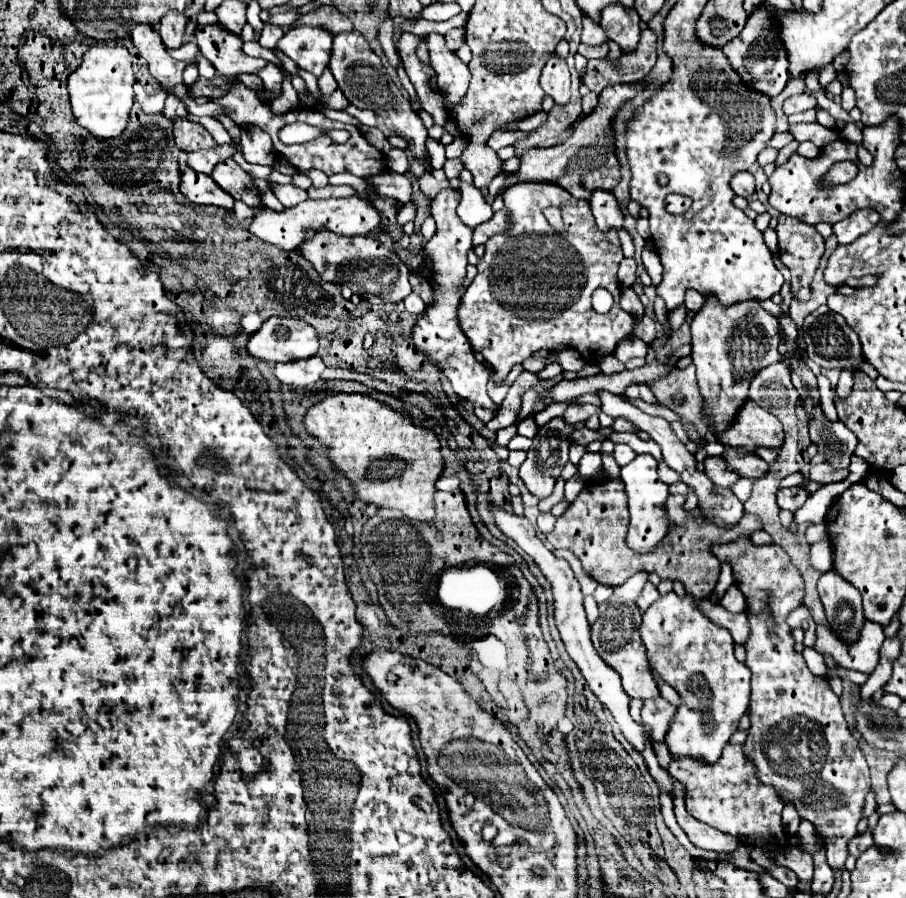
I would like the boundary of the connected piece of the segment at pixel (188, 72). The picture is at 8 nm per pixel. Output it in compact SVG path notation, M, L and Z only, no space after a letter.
M196 64L188 65L183 72L183 81L182 85L186 87L186 89L190 89L194 83L196 83L196 79L198 79L199 73Z

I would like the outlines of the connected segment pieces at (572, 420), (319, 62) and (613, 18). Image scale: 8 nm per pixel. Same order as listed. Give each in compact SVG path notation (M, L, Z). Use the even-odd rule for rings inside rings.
M570 405L564 413L562 413L562 417L566 419L566 423L570 423L570 425L576 425L576 423L584 423L588 417L592 417L592 415L600 415L600 407L596 407L596 405Z
M300 25L284 33L278 41L278 49L296 61L304 71L320 77L332 53L332 33L324 31L324 27Z
M612 3L612 7L604 7L600 17L600 27L612 39L620 45L622 51L632 51L638 45L640 39L640 17L636 9L620 7L618 3Z

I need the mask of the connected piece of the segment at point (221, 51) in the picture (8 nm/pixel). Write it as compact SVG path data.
M200 25L196 29L196 43L200 53L216 67L224 77L236 77L242 73L260 73L268 61L256 59L244 53L244 39L224 31L220 25Z

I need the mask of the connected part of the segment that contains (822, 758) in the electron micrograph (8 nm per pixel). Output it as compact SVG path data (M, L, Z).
M740 535L740 537L738 537L736 541L732 541L732 543L716 545L714 546L714 551L716 551L716 555L718 555L720 561L730 561L730 563L732 563L734 577L736 577L736 585L740 587L740 591L744 593L744 597L746 597L746 601L748 601L748 611L746 611L746 615L748 615L752 633L750 633L750 639L748 639L748 643L746 643L744 647L746 647L746 665L748 665L748 669L752 671L752 697L750 697L750 733L748 733L748 739L746 739L746 743L744 743L744 751L746 751L746 755L756 763L760 781L772 785L772 787L780 793L780 797L782 797L786 803L792 801L792 803L796 805L796 809L798 809L798 813L800 813L802 819L812 821L812 823L820 829L820 833L824 835L826 849L828 849L828 865L830 865L832 869L836 869L838 873L842 873L842 871L844 871L846 857L848 857L848 841L850 841L852 837L856 837L856 825L858 825L860 819L862 819L864 799L866 799L866 795L868 795L868 791L870 791L870 775L868 775L866 759L864 759L864 755L862 755L862 751L860 751L860 747L858 747L858 741L852 737L852 733L850 733L850 729L848 729L848 723L846 723L846 719L844 719L844 715L842 715L842 707L840 707L838 695L830 689L830 683L828 683L826 677L816 677L814 673L810 673L810 669L806 667L804 657L802 657L800 653L794 651L794 639L790 637L790 627L784 623L784 621L786 621L786 615L802 603L802 597L804 597L804 581L802 581L802 575L800 575L800 571L790 563L790 557L786 555L784 549L780 549L778 545L754 545L752 539L750 539L748 535Z

